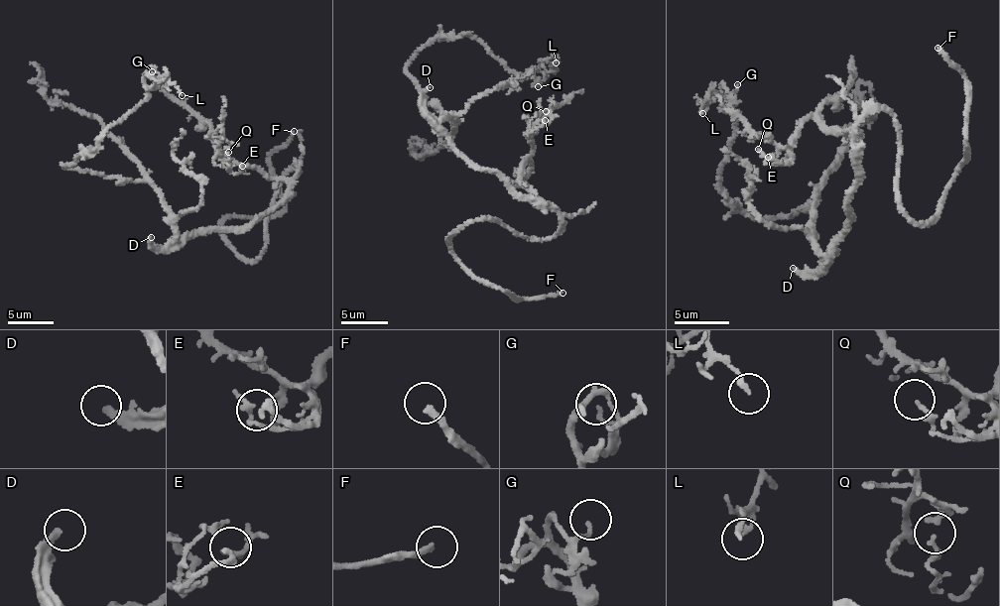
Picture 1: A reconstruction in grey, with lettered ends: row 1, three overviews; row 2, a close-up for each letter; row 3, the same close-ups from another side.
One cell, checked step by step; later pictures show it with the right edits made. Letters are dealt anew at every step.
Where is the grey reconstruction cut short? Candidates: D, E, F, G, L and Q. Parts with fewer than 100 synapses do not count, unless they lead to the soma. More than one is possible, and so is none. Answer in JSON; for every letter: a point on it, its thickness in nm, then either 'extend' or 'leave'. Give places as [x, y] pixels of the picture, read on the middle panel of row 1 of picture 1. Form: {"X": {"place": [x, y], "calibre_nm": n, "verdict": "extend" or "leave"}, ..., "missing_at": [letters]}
{"D": {"place": [430, 87], "calibre_nm": 280, "verdict": "extend"}, "E": {"place": [545, 120], "calibre_nm": 220, "verdict": "leave"}, "F": {"place": [562, 293], "calibre_nm": 220, "verdict": "extend"}, "G": {"place": [538, 86], "calibre_nm": 120, "verdict": "leave"}, "L": {"place": [556, 62], "calibre_nm": 170, "verdict": "leave"}, "Q": {"place": [546, 111], "calibre_nm": 160, "verdict": "leave"}, "missing_at": ["D", "F"]}

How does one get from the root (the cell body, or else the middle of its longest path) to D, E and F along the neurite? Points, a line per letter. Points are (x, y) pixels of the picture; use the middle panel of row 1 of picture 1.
D: (493, 173), (481, 171), (453, 147), (440, 121), (426, 109), (424, 91), (430, 87)
E: (493, 173), (525, 198), (547, 205), (538, 203), (522, 181), (522, 166), (533, 145), (525, 132), (545, 120)
F: (493, 173), (556, 211), (557, 233), (533, 238), (477, 219), (450, 236), (455, 257), (519, 300), (562, 293)

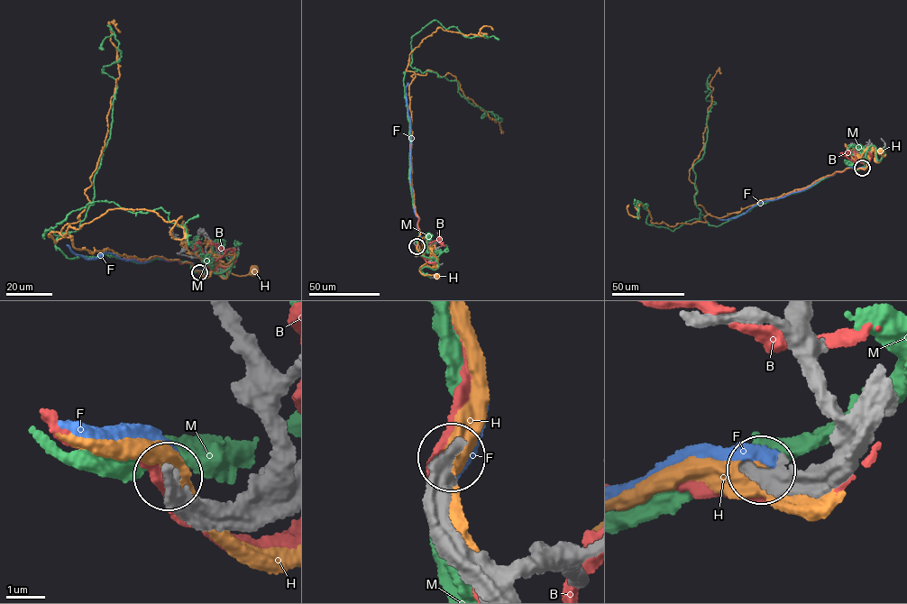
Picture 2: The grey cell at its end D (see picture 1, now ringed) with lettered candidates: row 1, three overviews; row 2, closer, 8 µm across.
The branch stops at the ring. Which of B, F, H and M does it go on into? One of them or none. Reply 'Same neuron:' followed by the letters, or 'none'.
Same neuron: F

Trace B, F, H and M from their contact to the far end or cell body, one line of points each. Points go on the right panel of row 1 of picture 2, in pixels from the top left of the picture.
B: (864, 169), (851, 167), (835, 172), (803, 189), (769, 200)
F: (863, 168), (851, 167), (835, 172), (802, 190), (760, 203), (737, 217), (717, 218)
H: (862, 169), (865, 169), (873, 149), (874, 160), (879, 162), (885, 155), (881, 155), (879, 150)
M: (862, 168), (710, 225), (697, 207), (693, 169), (716, 104), (706, 100), (707, 80), (705, 92)

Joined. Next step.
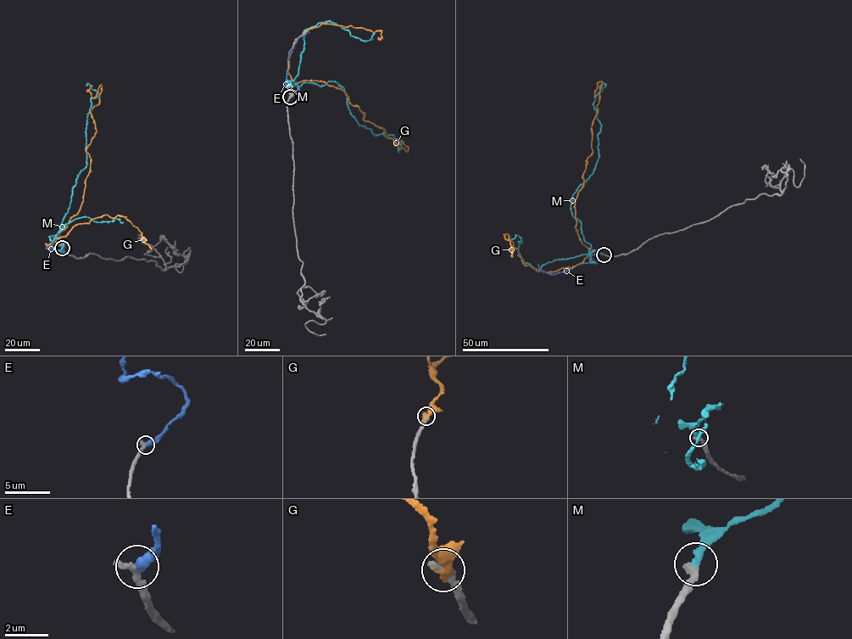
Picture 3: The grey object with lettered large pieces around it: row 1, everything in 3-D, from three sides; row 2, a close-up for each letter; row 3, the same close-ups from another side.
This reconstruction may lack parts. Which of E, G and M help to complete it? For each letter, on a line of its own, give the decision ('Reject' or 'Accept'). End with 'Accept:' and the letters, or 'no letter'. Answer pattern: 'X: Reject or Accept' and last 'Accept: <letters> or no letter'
E: Reject
G: Reject
M: Accept
Accept: M

